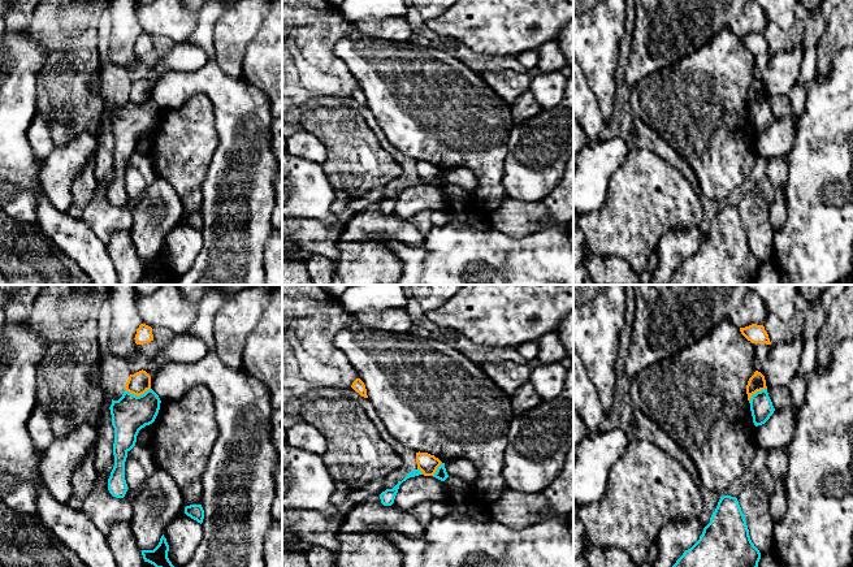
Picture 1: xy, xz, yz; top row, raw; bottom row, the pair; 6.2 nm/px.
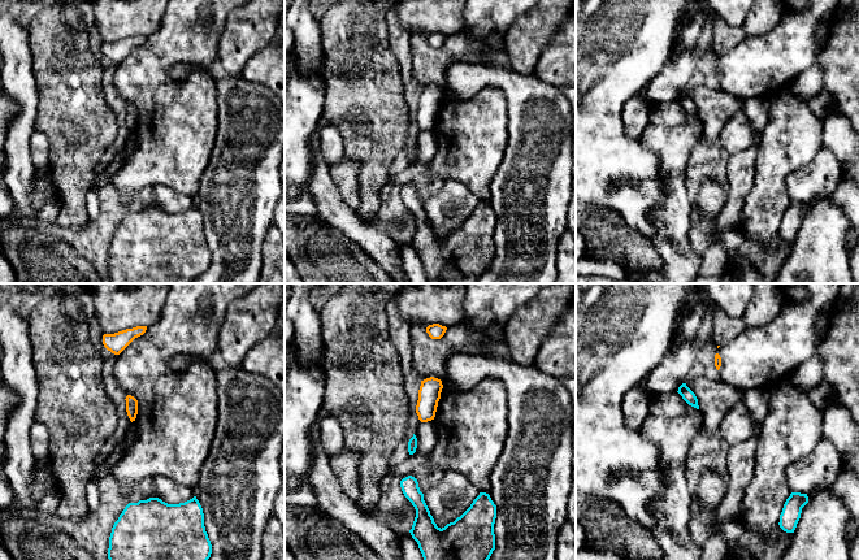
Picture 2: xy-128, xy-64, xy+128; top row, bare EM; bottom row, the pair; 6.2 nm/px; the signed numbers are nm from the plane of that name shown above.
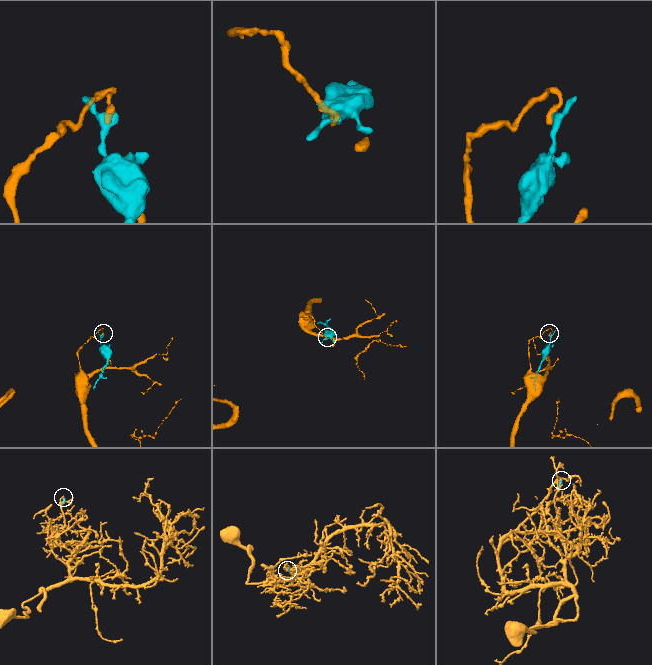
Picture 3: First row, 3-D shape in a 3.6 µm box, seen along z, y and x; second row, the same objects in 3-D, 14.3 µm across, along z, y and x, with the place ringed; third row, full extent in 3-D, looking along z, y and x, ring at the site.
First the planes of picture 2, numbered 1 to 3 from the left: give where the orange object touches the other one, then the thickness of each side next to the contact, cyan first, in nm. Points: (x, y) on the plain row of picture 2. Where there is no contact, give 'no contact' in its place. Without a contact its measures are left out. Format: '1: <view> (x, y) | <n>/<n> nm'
1: no contact
2: no contact
3: no contact

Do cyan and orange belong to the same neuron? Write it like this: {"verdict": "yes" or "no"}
{"verdict": "no"}

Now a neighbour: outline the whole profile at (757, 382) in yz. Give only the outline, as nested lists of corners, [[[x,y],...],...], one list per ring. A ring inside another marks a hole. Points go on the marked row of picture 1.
[[[755,371],[746,385],[748,401],[750,401],[753,394],[765,389],[767,389],[765,376],[761,372]]]

